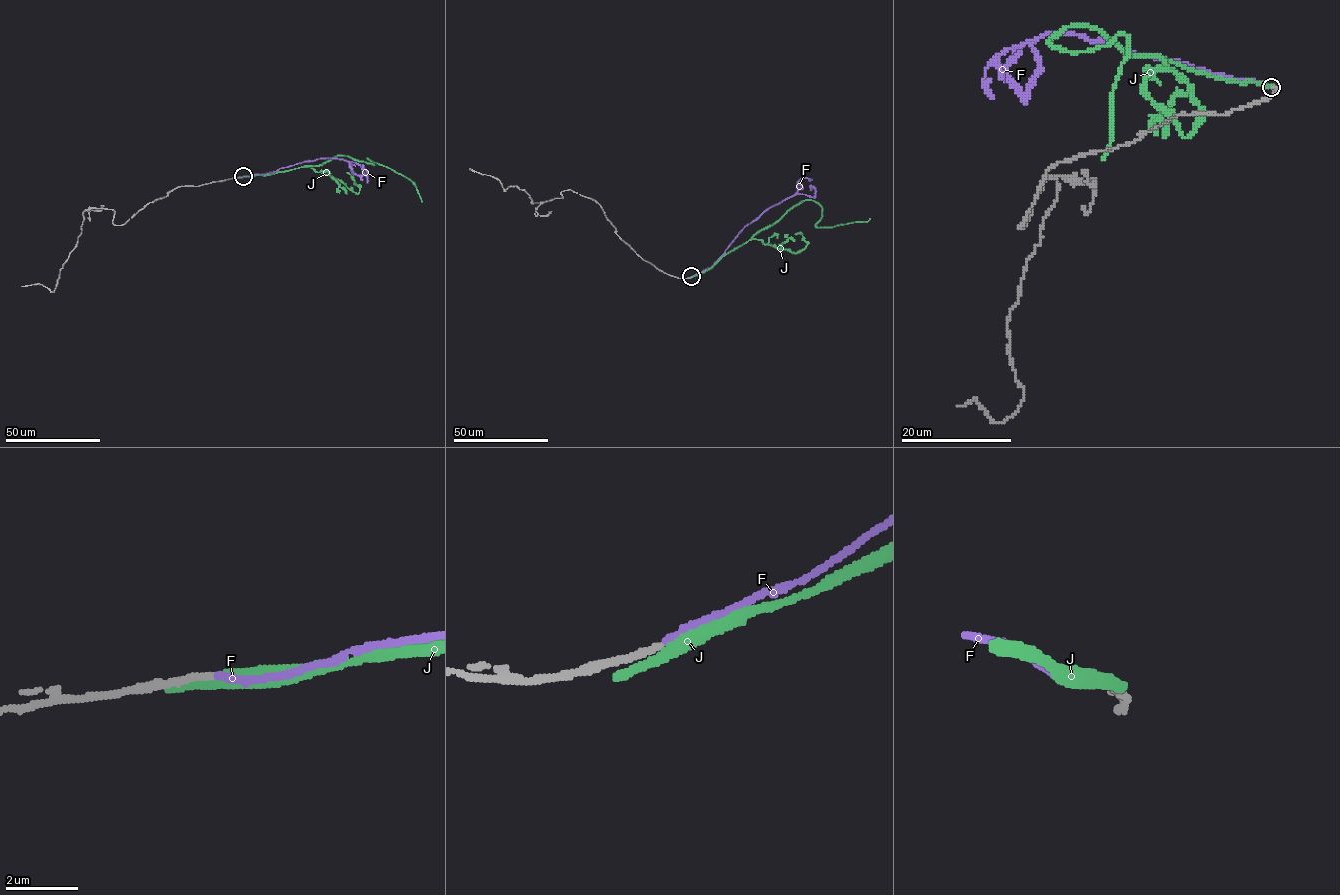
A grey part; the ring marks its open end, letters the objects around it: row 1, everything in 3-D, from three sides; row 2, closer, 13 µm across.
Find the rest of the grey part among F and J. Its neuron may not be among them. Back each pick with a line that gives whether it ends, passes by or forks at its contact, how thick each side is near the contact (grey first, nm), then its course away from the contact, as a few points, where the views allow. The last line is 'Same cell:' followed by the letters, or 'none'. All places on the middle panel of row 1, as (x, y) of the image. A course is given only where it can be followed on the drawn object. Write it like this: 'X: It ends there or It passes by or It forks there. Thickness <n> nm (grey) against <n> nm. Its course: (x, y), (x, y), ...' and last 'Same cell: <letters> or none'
F: It ends there. Thickness 170 nm (grey) against 200 nm. Its course: (691, 276), (710, 268), (735, 236), (766, 210), (796, 194), (813, 197), (815, 189), (812, 186), (811, 190)
Same cell: F

